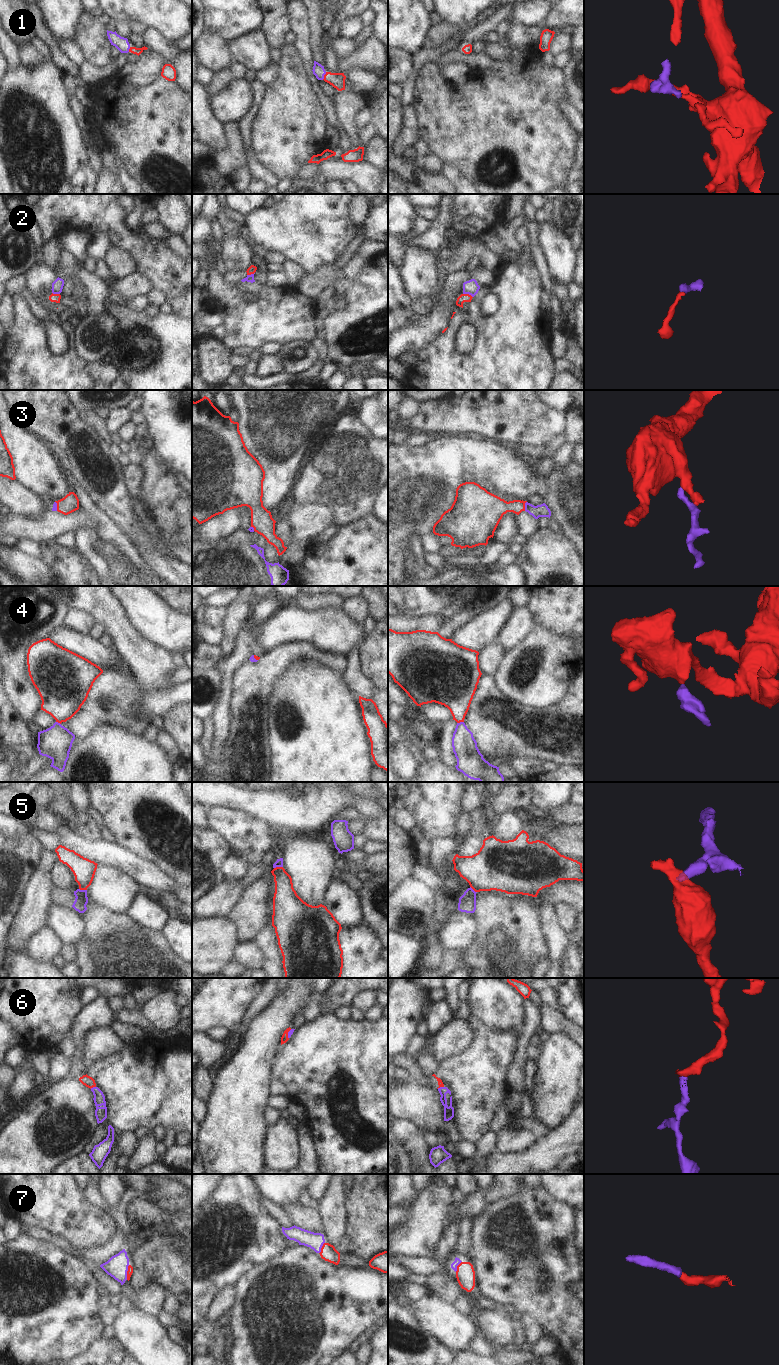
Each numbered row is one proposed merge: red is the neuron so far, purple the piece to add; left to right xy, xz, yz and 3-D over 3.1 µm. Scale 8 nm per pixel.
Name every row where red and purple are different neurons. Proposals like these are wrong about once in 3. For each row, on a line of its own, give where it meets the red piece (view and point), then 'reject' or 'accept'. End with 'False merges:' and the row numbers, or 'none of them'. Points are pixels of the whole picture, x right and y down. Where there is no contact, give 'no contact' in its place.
1: meets red in xz at (324, 76); accept
2: meets red in yz at (468, 294); reject
3: meets red in yz at (524, 506); reject
4: meets red in yz at (460, 721); accept
5: meets red in xz at (278, 867); reject
6: meets red in xy at (92, 1087); accept
7: meets red in xy at (127, 1272); accept
False merges: 2, 3, 5

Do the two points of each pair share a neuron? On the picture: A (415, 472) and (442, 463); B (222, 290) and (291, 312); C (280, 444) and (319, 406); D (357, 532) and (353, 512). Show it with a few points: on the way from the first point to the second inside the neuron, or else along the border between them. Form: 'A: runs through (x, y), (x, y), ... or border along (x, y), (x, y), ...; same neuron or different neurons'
A: runs through (422, 472), (433, 472), (435, 470); same neuron
B: runs through (239, 307), (244, 312), (274, 312); same neuron
C: runs through (290, 434), (309, 415); same neuron
D: border along (373, 512), (340, 527); different neurons

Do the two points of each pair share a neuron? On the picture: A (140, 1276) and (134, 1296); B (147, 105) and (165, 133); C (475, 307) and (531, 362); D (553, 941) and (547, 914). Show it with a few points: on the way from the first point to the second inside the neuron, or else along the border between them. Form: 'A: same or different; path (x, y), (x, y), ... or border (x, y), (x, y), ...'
A: different; border (128, 1281), (138, 1289), (143, 1289), (151, 1283)
B: same; path (154, 112), (162, 120), (163, 126)
C: same; path (484, 322), (516, 354)
D: same; path (553, 934), (549, 921)

